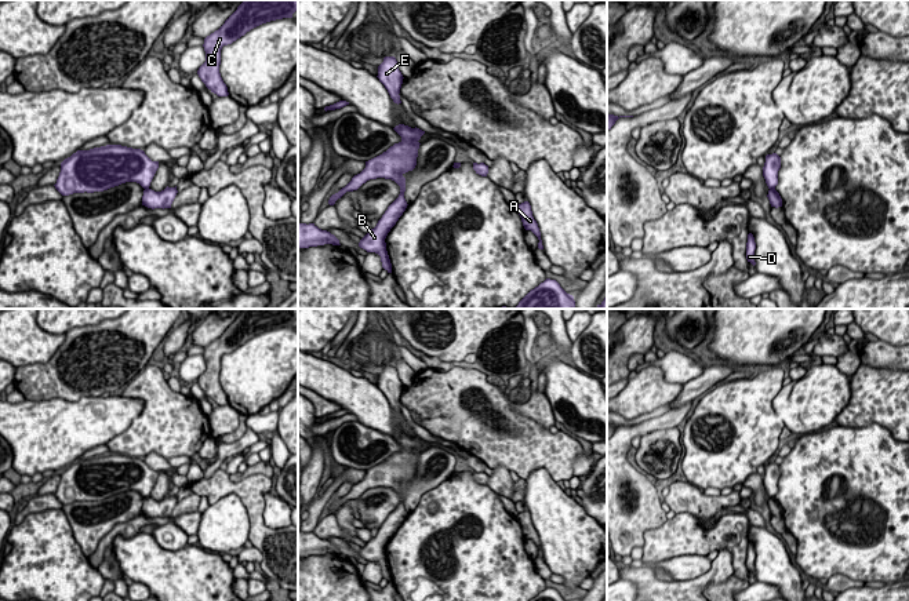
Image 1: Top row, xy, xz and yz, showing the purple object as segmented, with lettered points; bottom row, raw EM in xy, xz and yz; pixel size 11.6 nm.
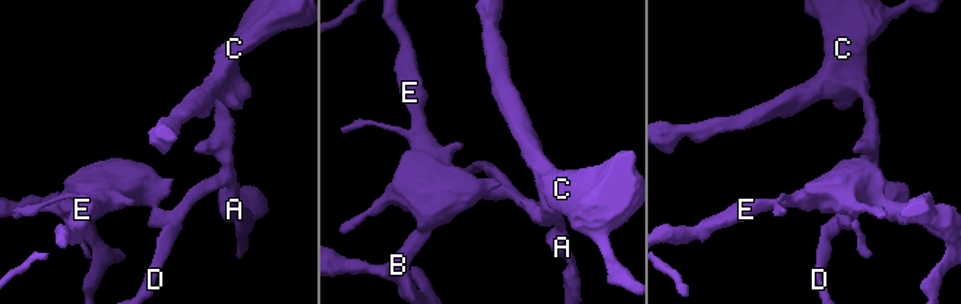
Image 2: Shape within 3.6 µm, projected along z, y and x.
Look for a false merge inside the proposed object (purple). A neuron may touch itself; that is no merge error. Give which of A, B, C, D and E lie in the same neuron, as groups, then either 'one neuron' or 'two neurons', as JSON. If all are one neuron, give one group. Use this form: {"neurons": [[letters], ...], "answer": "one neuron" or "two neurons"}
{"neurons": [["A", "C", "D"], ["B", "E"]], "answer": "two neurons"}

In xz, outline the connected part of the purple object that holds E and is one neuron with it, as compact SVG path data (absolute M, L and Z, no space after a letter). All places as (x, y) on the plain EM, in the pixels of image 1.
M394 365L383 367L383 371L378 375L377 386L385 394L393 411L397 414L401 412L399 403L404 386L399 379L399 374Z

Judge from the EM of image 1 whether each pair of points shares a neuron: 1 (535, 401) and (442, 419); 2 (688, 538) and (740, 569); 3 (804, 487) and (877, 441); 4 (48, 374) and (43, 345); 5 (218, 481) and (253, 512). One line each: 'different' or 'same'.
1: different
2: same
3: same
4: different
5: same

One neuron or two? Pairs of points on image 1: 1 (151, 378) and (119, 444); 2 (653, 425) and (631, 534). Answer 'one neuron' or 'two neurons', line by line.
1: one neuron
2: one neuron

